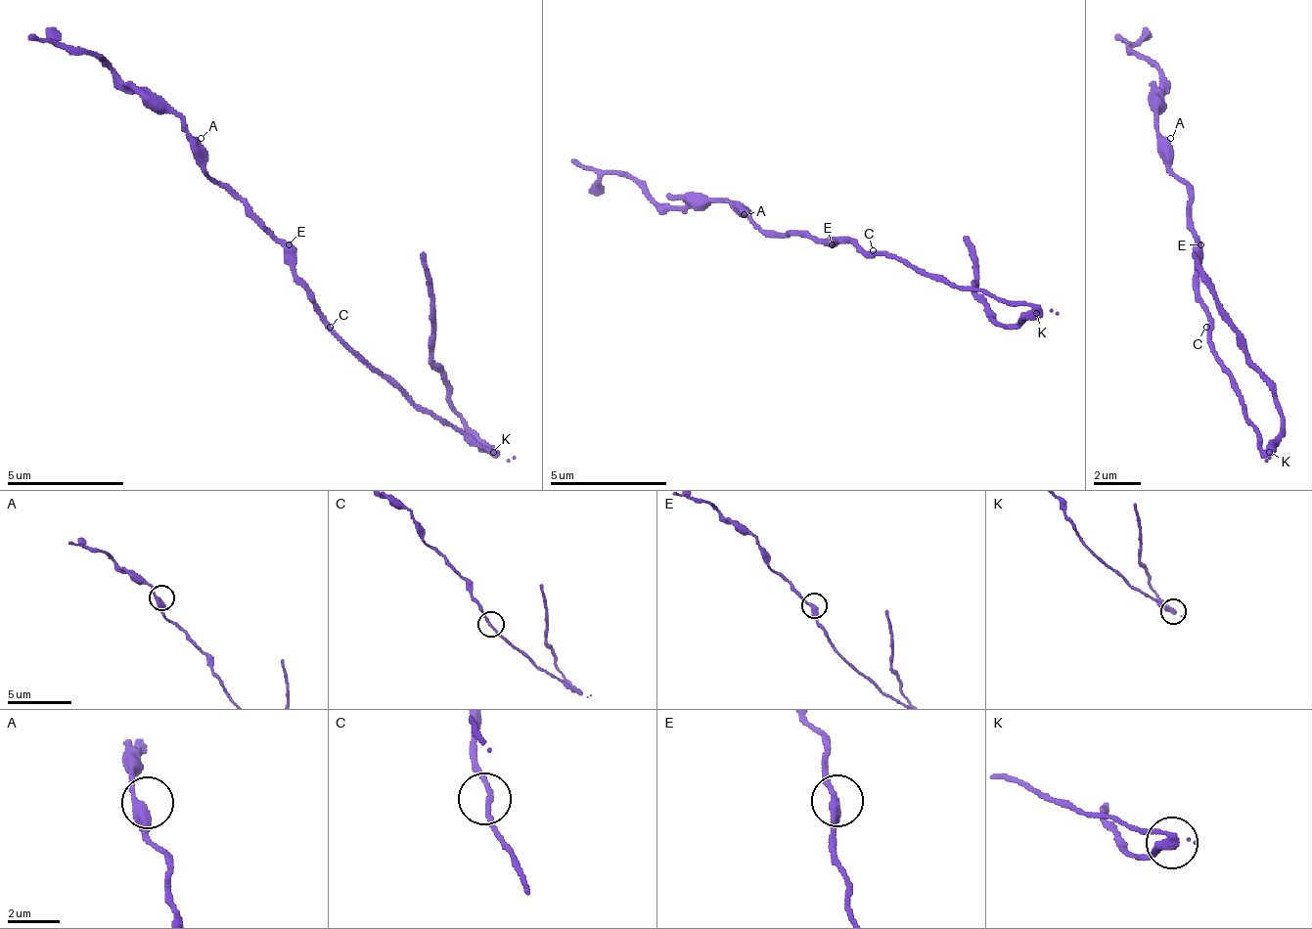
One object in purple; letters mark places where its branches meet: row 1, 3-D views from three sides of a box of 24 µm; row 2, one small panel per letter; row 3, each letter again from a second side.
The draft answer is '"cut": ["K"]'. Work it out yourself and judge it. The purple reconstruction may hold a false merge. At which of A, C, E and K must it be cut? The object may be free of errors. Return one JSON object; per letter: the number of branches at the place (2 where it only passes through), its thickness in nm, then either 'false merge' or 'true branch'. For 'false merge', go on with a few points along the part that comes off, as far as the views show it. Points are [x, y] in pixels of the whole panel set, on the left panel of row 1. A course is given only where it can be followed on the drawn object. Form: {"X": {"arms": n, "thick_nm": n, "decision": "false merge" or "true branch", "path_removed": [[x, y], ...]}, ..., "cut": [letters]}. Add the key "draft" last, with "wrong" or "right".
{"A": {"arms": 2, "thick_nm": 360, "decision": "true branch"}, "C": {"arms": 2, "thick_nm": 170, "decision": "true branch"}, "E": {"arms": 2, "thick_nm": 320, "decision": "true branch"}, "K": {"arms": 2, "thick_nm": 300, "decision": "false merge", "path_removed": [[495, 450], [459, 415], [447, 379], [429, 356], [424, 250]]}, "cut": ["K"], "draft": "right"}

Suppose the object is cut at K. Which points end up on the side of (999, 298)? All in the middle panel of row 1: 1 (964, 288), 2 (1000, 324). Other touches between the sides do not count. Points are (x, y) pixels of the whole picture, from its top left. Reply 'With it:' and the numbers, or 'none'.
With it: 1

